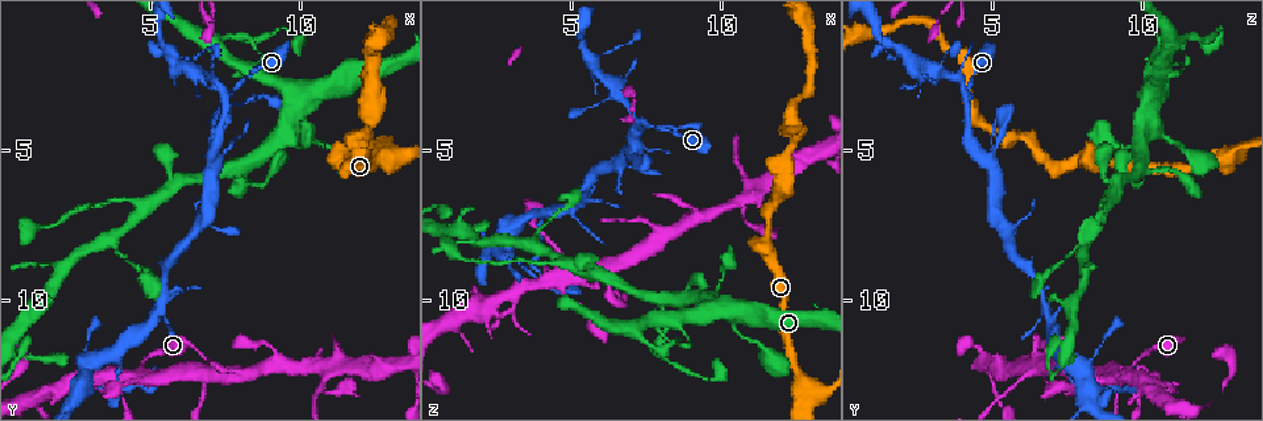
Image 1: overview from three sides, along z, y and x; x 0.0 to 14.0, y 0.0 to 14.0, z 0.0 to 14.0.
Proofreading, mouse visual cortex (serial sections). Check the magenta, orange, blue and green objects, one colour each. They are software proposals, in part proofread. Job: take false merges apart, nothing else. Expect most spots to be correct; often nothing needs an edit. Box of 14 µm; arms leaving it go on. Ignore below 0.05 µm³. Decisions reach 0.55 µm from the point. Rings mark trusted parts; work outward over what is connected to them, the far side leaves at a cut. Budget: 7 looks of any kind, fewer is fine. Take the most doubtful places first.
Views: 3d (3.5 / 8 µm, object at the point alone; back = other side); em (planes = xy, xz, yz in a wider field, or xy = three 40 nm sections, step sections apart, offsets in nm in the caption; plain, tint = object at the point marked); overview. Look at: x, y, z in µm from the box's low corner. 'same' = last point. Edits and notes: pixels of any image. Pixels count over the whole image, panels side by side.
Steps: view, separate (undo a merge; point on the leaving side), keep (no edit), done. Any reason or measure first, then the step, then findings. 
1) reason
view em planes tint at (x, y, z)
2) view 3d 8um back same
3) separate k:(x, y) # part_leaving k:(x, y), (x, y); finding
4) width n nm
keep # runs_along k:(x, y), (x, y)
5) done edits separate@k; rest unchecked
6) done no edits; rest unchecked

four-way junction
view 3d 3.5um at (7.5, 3.2, 4.2)

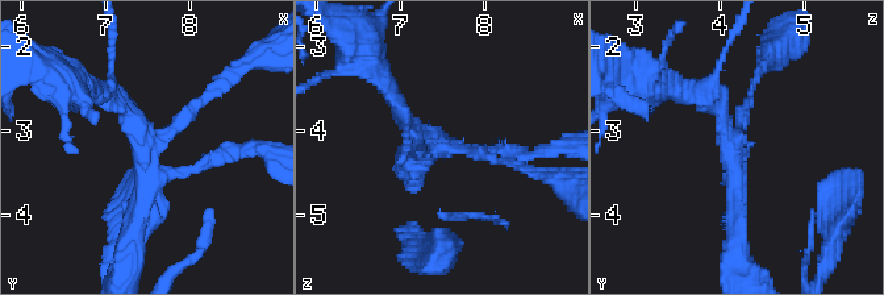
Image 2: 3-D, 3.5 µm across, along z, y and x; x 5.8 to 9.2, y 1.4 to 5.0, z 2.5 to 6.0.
now the EM
view em xy step 2 tint at (7.50, 3.10, 4.10)

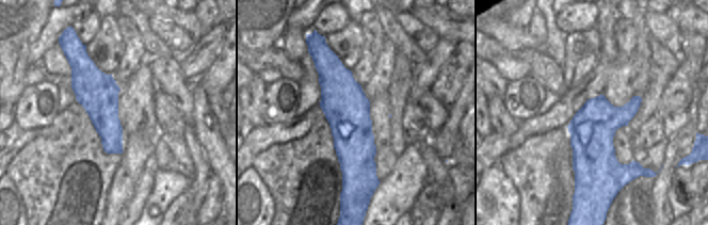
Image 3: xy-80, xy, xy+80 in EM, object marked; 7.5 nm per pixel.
keep # runs_along 3:(327, 50), (350, 121), (348, 185); one cell here

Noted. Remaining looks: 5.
sudden change in width
view 3d 8um at (4.1, 6.5, 8.8)

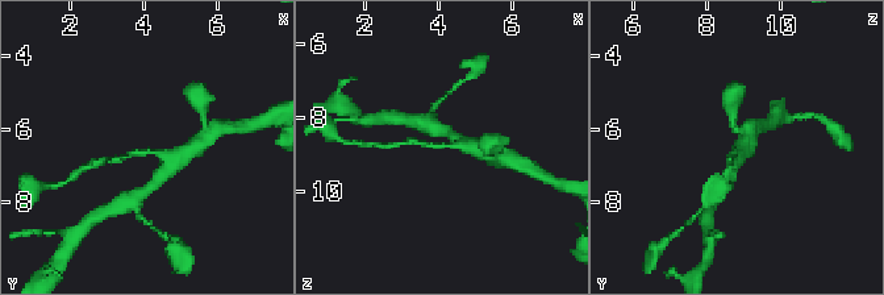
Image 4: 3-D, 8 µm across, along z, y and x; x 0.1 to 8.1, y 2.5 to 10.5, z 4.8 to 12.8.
arm_widths 150, 400 nm
view em xy step 1 tint at (4.0, 6.6, 8.8)

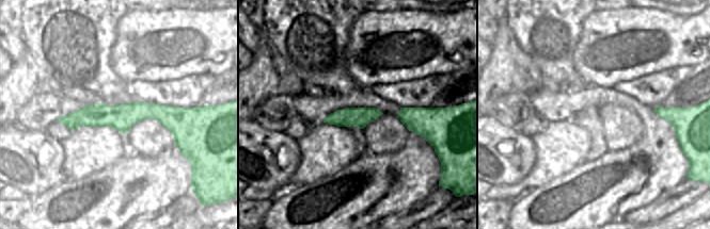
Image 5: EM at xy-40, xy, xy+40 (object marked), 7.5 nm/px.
keep # runs_along 5:(61, 119), (131, 113), (189, 119); continuous, no second cell

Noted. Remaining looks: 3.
sharp bend
view 3d 3.5um at (10.7, 12.2, 6.6)

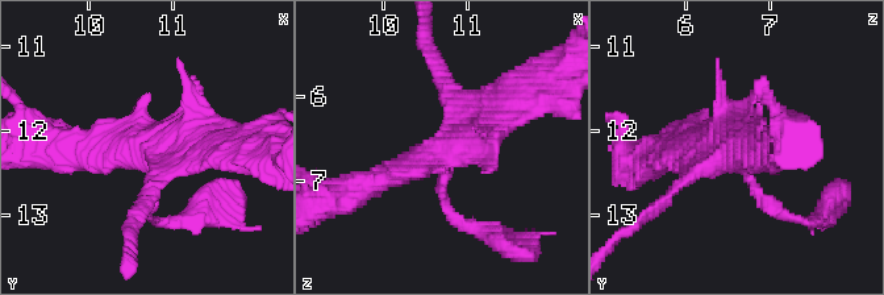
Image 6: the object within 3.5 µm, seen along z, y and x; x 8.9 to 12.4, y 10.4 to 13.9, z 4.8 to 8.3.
view em xy step 5 tint at (10.70, 12.20, 6.65)

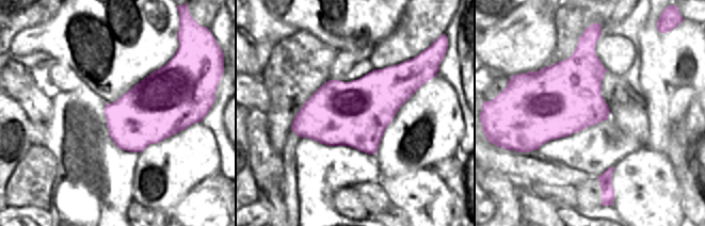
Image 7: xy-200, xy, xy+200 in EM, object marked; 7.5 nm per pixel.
keep # runs_along 6:(363, 186), (461, 142), (517, 102); all the same cell

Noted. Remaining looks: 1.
done no edits; rest unchecked

